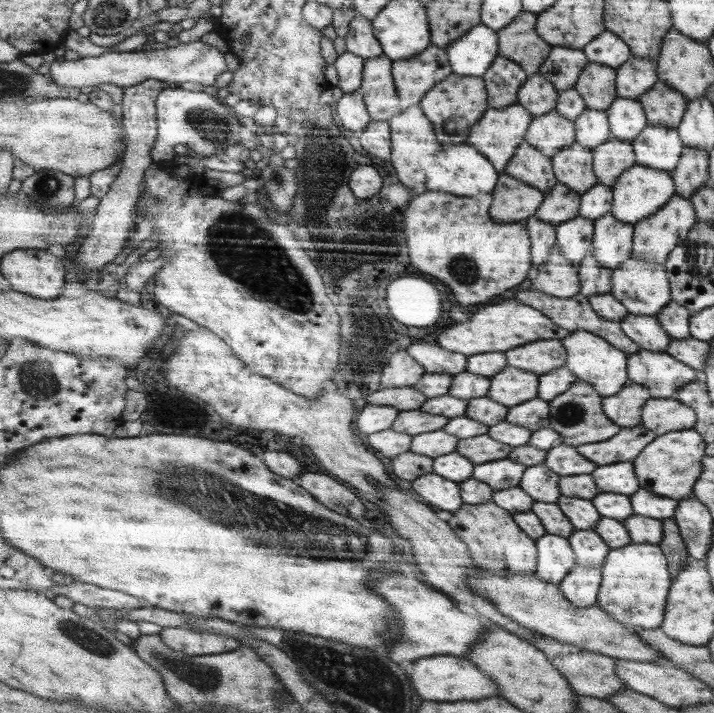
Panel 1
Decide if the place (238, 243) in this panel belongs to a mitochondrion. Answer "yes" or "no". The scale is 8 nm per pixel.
yes

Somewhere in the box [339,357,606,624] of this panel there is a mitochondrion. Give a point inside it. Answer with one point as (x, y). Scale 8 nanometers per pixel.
(576, 412)

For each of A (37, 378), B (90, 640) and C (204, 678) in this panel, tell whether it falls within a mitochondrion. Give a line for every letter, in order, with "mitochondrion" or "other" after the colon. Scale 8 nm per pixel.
A: mitochondrion
B: mitochondrion
C: mitochondrion

